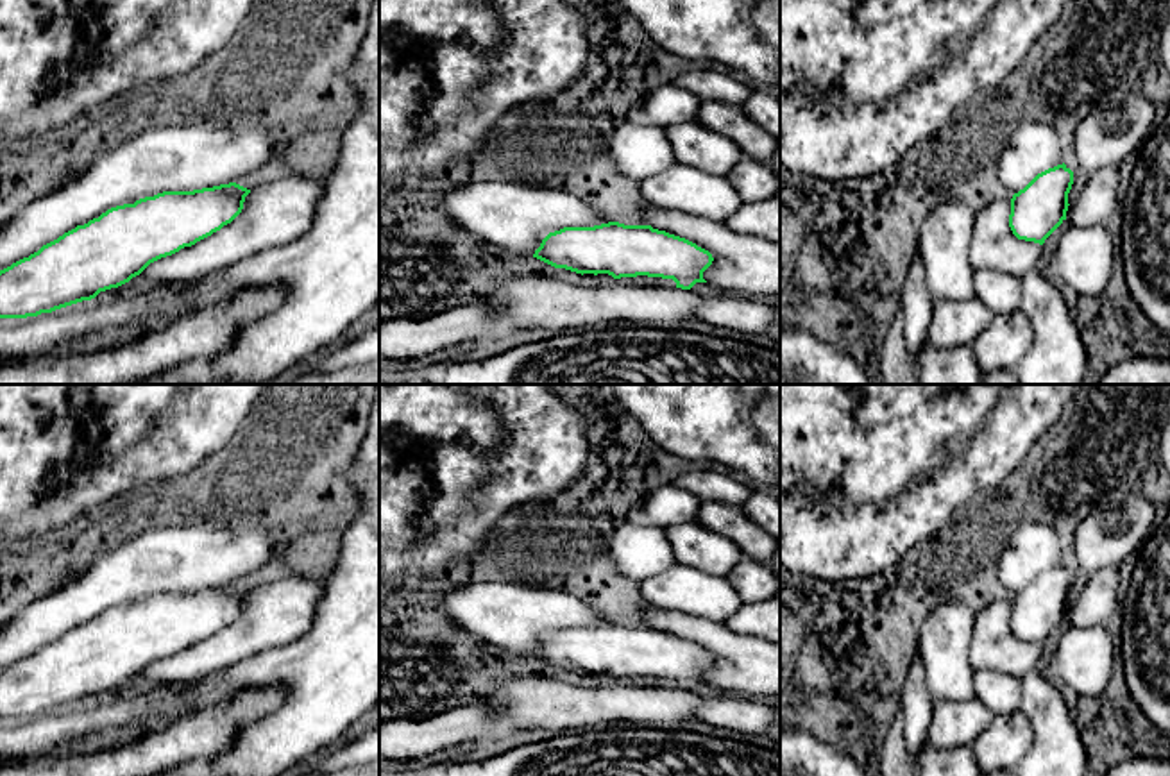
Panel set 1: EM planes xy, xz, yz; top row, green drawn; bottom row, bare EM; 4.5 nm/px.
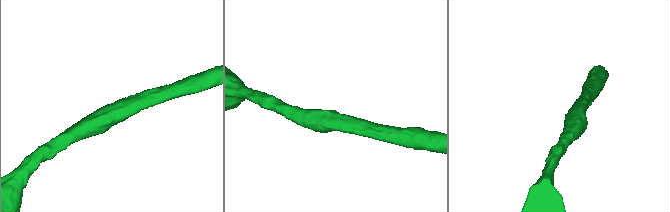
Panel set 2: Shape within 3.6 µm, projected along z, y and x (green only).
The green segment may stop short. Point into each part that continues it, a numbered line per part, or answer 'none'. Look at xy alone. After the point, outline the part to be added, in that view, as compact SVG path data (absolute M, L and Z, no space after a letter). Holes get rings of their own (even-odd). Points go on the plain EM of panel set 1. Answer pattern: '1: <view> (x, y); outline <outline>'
1: xy (186, 558); outline M191 524L141 533L100 556L64 588L20 610L0 629L0 671L111 608L163 592L234 583L277 554L288 540L281 531Z

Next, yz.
1: yz (1033, 548); outline M1020 524L1000 552L996 578L1014 595L1038 574L1063 563L1063 547L1054 527L1048 524Z

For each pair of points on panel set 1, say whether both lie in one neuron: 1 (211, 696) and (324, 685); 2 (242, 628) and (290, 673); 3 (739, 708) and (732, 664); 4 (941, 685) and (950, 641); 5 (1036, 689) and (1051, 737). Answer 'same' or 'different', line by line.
1: same
2: different
3: different
4: same
5: same

